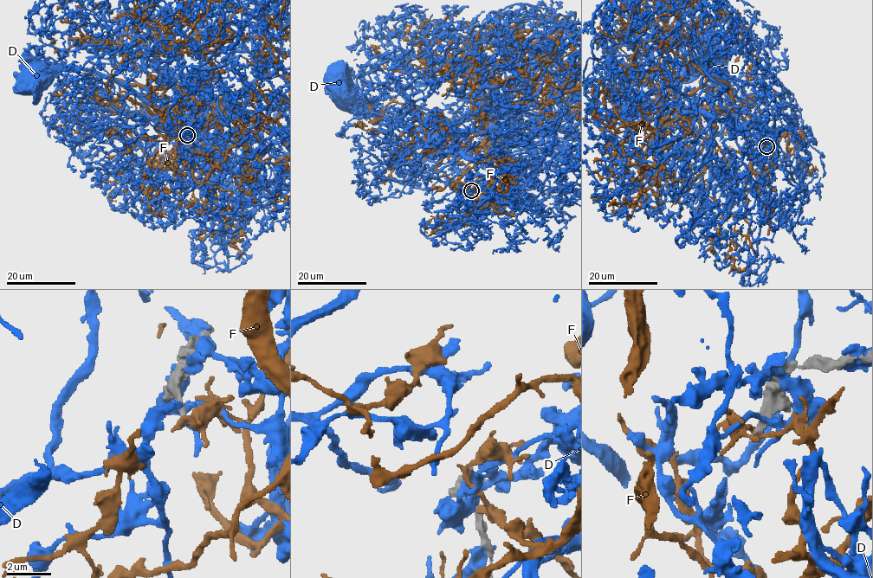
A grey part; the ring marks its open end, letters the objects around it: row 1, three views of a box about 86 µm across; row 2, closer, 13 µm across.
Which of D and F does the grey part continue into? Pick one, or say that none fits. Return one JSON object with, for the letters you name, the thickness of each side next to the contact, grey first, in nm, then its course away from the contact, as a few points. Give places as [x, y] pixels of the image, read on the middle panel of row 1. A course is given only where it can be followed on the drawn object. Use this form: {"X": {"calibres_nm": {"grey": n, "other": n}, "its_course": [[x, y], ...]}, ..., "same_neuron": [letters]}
{"same_neuron": []}

